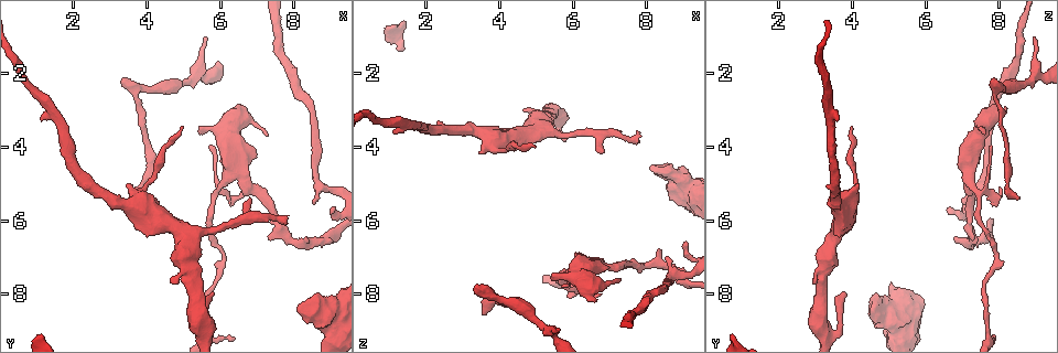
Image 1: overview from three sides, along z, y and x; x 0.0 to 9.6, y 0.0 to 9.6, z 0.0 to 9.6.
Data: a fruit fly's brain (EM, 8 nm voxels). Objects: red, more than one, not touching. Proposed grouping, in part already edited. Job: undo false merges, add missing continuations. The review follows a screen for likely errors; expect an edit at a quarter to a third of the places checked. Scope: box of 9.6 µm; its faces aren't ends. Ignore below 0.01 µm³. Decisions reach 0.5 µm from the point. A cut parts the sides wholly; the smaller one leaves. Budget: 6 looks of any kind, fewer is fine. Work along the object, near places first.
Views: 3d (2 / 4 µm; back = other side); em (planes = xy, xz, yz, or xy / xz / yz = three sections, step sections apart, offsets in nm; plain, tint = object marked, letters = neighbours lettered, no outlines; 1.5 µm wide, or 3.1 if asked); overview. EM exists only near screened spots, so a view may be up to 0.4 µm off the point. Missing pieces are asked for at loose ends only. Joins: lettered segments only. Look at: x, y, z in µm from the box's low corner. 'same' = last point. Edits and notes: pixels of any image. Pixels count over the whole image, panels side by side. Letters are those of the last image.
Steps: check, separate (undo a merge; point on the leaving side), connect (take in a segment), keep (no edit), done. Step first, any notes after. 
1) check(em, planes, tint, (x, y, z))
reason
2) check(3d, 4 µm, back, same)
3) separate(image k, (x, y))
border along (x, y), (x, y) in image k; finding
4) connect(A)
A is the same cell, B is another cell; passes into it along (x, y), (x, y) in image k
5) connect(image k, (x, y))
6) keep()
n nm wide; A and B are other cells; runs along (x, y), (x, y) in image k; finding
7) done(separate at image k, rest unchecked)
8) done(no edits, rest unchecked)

check(3d, 4 µm, (5.60, 1.10, 8.90))
branch stops here

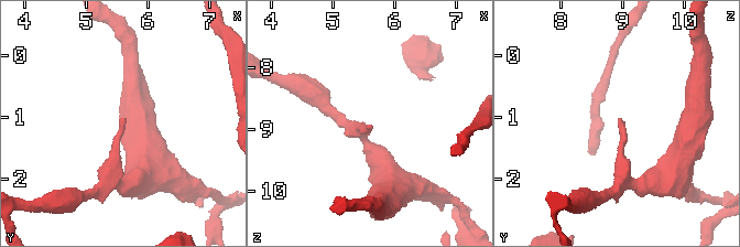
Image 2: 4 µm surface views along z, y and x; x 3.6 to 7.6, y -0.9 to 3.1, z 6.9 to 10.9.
check(em, planes, letters, (5.55, 1.00, 8.85))

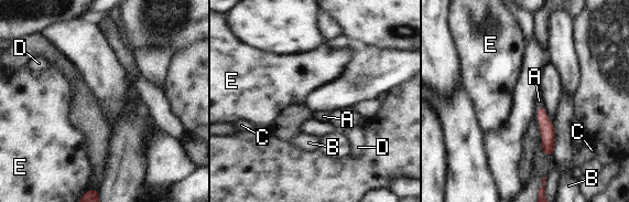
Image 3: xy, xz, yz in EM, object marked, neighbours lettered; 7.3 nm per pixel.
connect(A)
A is the same cell, B, C, D and E are other cells; passes into it along (548, 128), (537, 114), (539, 100) in image 3; it goes on there

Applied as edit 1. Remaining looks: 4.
check(em, planes, letters, (4.15, 4.75, 4.05))
thick turns thin

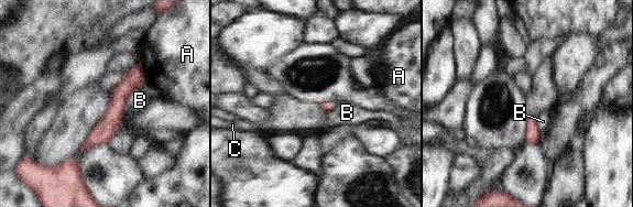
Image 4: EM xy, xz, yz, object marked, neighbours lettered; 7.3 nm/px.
keep()
80 nm wide; B touches over 220 nm; A, B and C are other cells; all the same cell

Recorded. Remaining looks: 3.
check(3d, 2 µm, (7.70, 6.10, 3.60))
free end

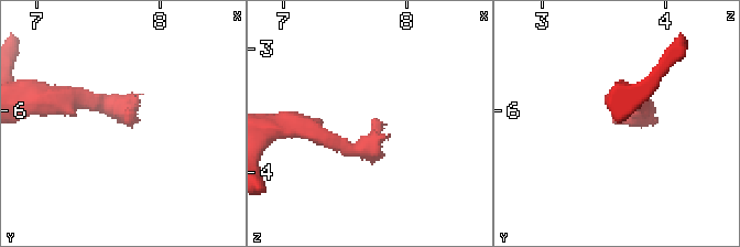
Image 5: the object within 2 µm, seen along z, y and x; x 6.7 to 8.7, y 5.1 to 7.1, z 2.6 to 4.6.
check(em, planes, letters, (7.70, 6.06, 3.58))

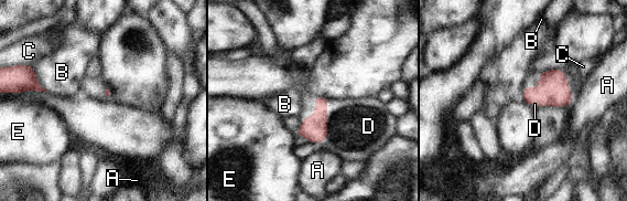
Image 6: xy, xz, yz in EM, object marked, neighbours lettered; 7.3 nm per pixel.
connect(D)
D is the same cell, A, B, C and E are other cells; passes into it along (314, 127), (327, 102), (359, 114) in image 6; the cell continues

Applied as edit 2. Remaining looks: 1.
done(connect at image 3, connect at image 6, rest unchecked)

